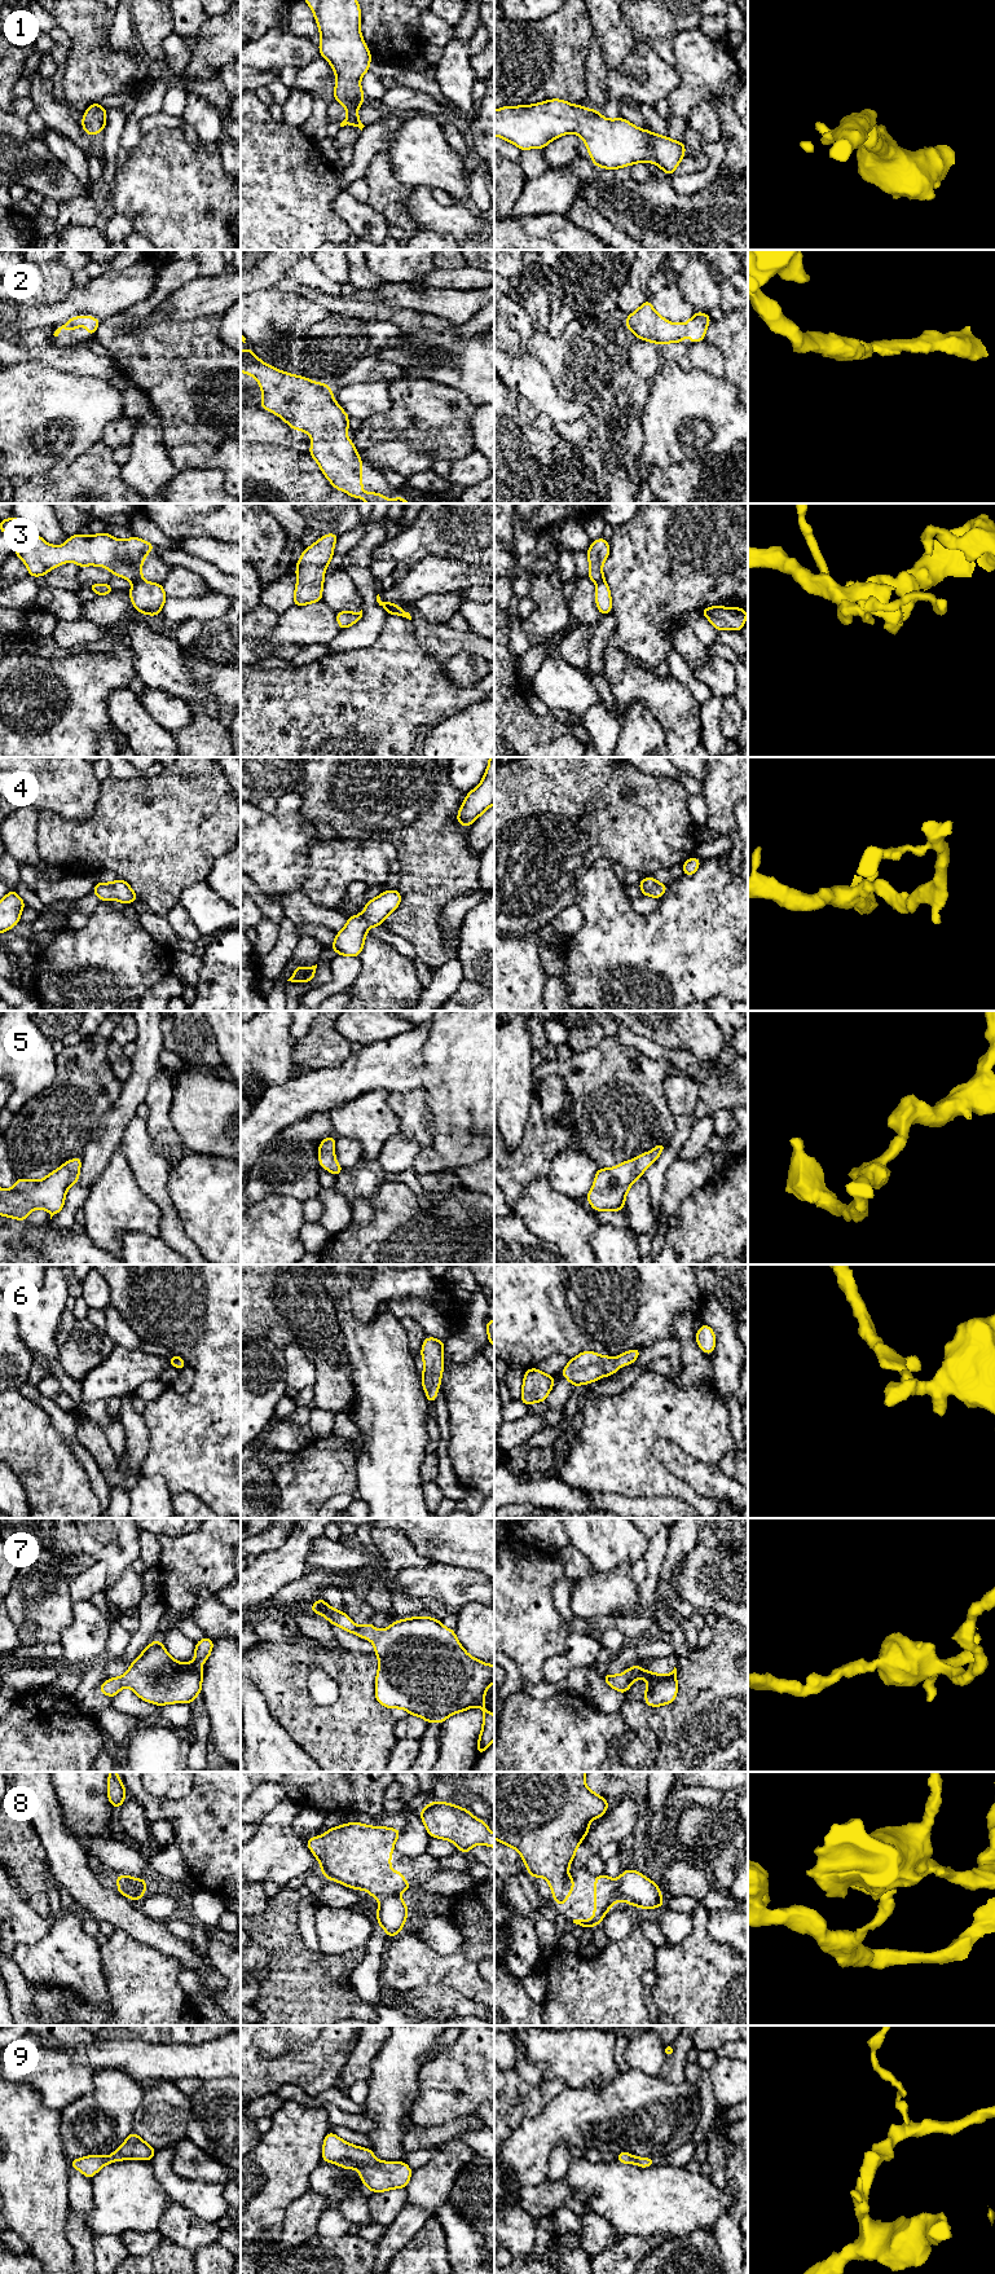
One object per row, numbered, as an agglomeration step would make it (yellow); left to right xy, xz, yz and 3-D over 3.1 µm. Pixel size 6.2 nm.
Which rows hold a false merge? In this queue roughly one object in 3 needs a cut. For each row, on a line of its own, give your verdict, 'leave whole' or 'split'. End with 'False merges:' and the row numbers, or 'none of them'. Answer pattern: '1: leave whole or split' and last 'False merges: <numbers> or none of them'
1: leave whole
2: leave whole
3: split
4: leave whole
5: leave whole
6: leave whole
7: leave whole
8: split
9: leave whole
False merges: 3, 8

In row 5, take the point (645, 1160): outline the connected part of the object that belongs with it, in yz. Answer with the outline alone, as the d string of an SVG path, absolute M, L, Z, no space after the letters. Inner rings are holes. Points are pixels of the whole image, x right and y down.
M659 1143L652 1151L624 1161L617 1166L599 1167L594 1178L594 1186L586 1195L591 1208L598 1211L621 1211L625 1206L626 1193L633 1183L643 1175L646 1169L659 1158L665 1148L664 1143Z

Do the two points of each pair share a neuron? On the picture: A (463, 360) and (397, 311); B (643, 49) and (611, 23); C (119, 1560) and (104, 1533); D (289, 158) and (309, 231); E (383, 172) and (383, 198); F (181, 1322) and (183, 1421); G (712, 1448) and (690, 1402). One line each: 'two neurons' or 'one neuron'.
A: two neurons
B: two neurons
C: one neuron
D: one neuron
E: one neuron
F: one neuron
G: one neuron

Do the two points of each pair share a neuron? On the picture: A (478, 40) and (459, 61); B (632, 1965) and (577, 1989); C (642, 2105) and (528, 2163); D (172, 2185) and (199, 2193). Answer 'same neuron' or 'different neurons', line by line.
A: different neurons
B: same neuron
C: same neuron
D: same neuron

